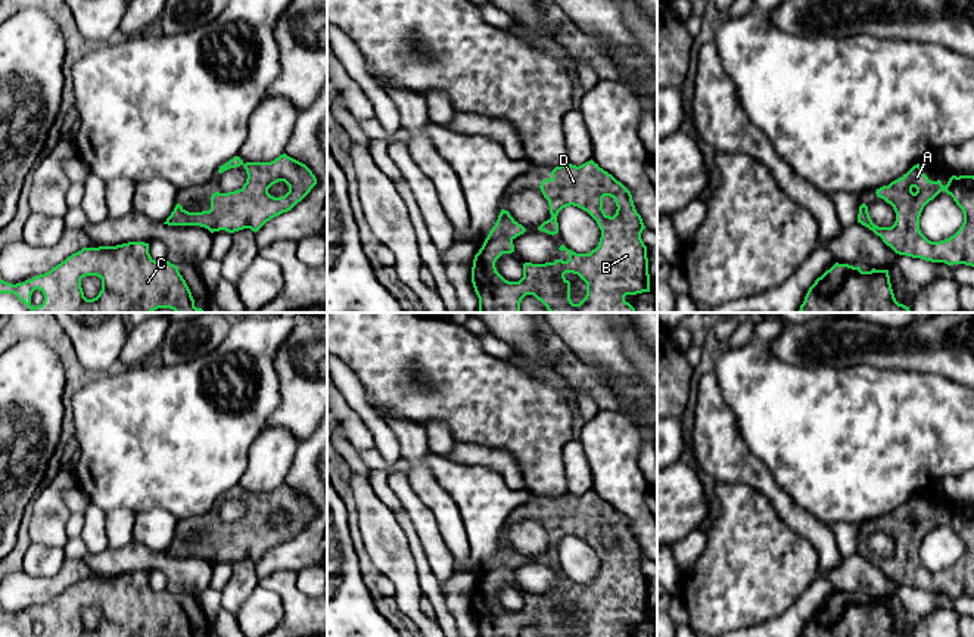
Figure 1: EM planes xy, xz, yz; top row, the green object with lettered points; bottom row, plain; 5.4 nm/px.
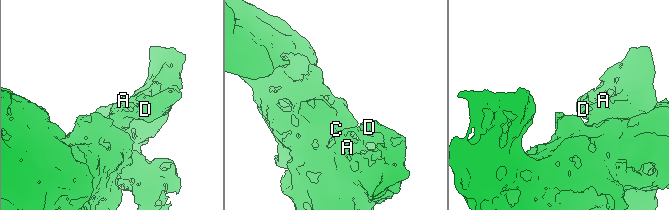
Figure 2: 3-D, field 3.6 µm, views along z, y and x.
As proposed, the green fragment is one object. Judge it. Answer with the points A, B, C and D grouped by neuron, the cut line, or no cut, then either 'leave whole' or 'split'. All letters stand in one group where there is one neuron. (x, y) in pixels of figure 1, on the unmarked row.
A B C D; no cut; leave whole

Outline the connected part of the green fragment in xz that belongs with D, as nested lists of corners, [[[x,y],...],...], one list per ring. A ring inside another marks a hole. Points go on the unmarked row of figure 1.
[[[592,490],[579,497],[566,492],[551,506],[539,516],[551,549],[538,560],[557,565],[558,543],[573,535],[597,551],[601,560],[598,577],[589,584],[576,584],[561,575],[558,579],[569,584],[567,591],[525,593],[523,608],[508,612],[497,602],[495,593],[502,584],[514,582],[513,571],[526,559],[501,540],[473,590],[472,613],[479,637],[520,637],[526,625],[533,625],[545,637],[632,637],[625,627],[650,622],[650,605],[647,577],[641,569],[645,556],[631,522]],[[604,526],[616,532],[613,547],[603,540]],[[566,603],[578,605],[586,613],[586,625],[579,634],[570,630]]]

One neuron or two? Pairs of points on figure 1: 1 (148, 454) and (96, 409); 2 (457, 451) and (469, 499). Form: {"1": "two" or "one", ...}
{"1": "one", "2": "two"}

